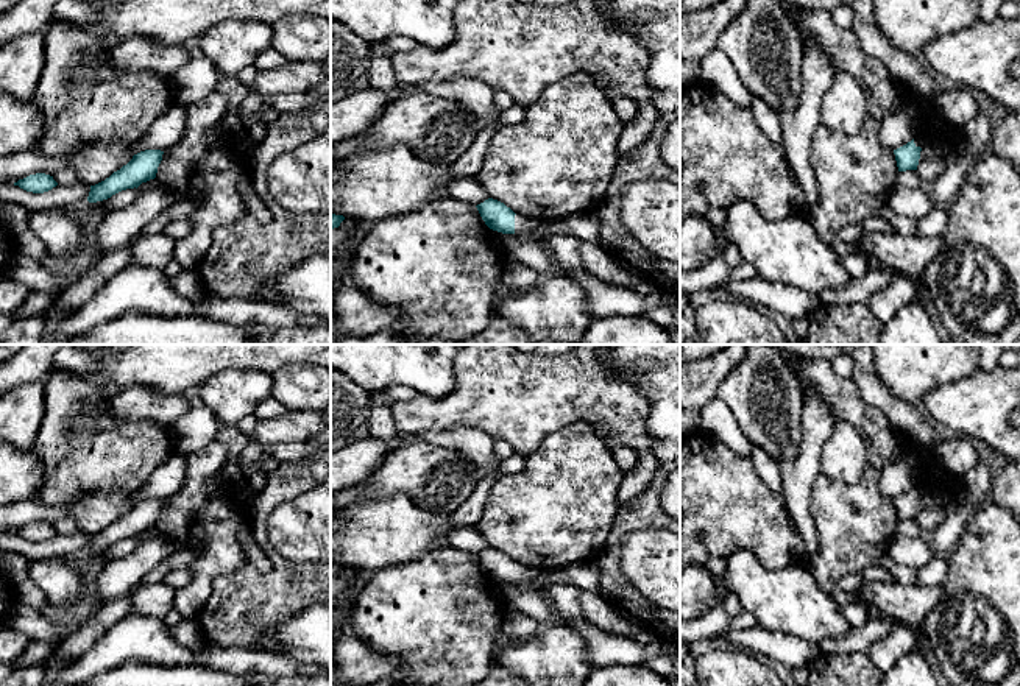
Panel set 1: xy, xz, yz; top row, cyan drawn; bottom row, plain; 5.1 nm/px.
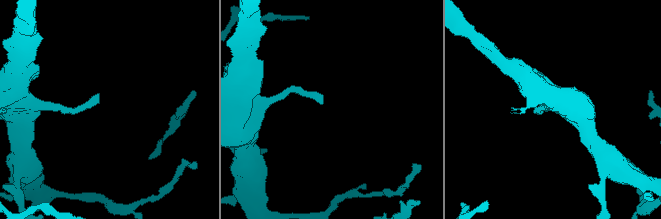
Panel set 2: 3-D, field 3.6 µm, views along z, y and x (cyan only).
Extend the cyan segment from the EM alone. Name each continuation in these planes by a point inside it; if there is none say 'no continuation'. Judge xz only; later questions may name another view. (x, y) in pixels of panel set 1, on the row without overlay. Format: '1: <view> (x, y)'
1: xz (585, 574)

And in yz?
1: yz (927, 499)

